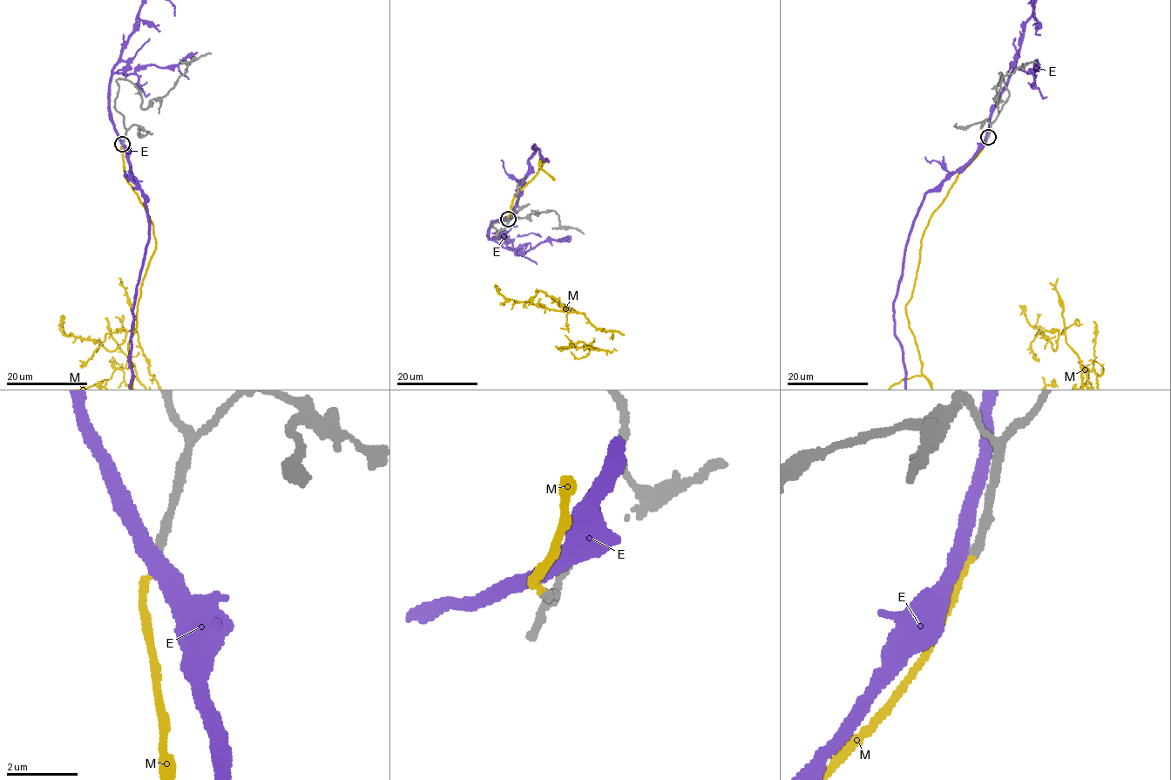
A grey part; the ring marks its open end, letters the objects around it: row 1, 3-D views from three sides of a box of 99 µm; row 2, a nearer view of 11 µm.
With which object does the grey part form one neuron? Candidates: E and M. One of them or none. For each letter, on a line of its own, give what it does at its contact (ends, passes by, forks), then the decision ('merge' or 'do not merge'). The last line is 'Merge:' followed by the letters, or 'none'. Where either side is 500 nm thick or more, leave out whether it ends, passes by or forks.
E: it passes by | do not merge
M: it ends | merge
Merge: M

